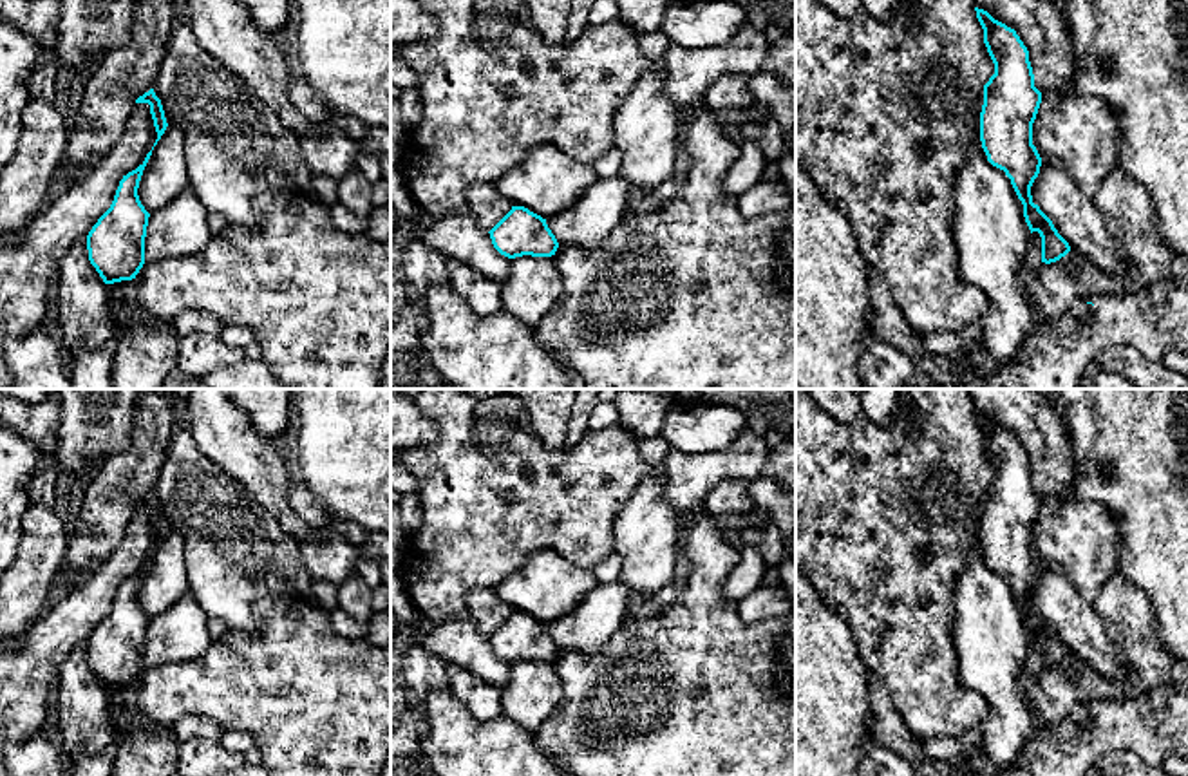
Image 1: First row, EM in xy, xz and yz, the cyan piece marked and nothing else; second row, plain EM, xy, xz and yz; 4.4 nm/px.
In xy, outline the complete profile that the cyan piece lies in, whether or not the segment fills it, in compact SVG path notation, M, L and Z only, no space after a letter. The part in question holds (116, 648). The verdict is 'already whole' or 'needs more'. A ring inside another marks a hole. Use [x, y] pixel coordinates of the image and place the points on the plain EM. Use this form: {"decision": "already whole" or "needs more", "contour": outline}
{"decision": "already whole", "contour": "M152 561L119 586L110 613L87 640L89 666L105 689L132 686L145 669L145 642L150 619L139 606L137 593Z"}

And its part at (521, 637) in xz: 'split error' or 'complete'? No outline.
complete

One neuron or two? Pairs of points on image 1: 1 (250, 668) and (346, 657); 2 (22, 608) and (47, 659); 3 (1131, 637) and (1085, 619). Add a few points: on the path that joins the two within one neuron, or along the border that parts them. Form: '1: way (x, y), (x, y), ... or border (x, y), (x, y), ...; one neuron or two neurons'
1: way (273, 668), (322, 668); one neuron
2: border (47, 608), (18, 639); two neurons
3: border (1091, 603), (1103, 632), (1118, 646), (1125, 662); two neurons

